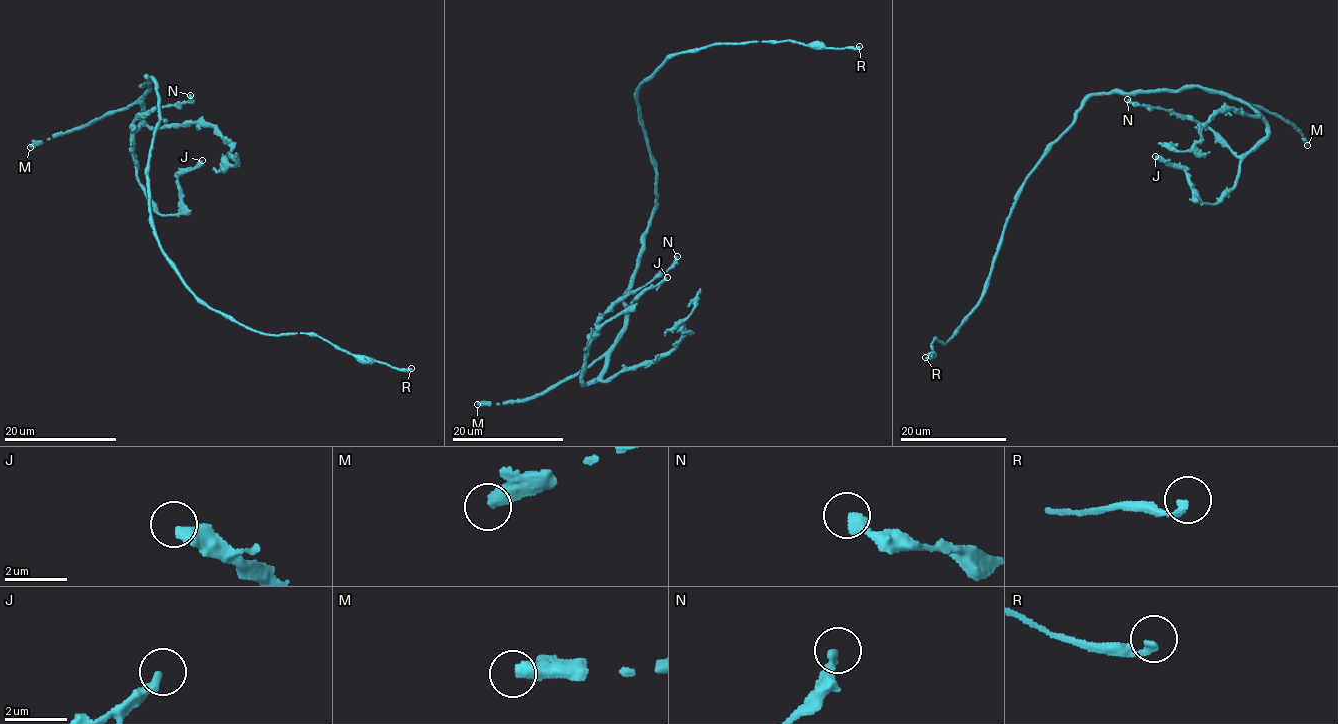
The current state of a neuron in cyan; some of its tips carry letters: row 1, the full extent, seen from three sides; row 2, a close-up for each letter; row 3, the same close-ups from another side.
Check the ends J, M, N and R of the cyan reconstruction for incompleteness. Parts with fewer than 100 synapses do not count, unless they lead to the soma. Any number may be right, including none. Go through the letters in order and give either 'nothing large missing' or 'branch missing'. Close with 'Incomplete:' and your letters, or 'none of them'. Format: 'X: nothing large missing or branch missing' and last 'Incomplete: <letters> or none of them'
J: nothing large missing
M: nothing large missing
N: nothing large missing
R: nothing large missing
Incomplete: none of them

